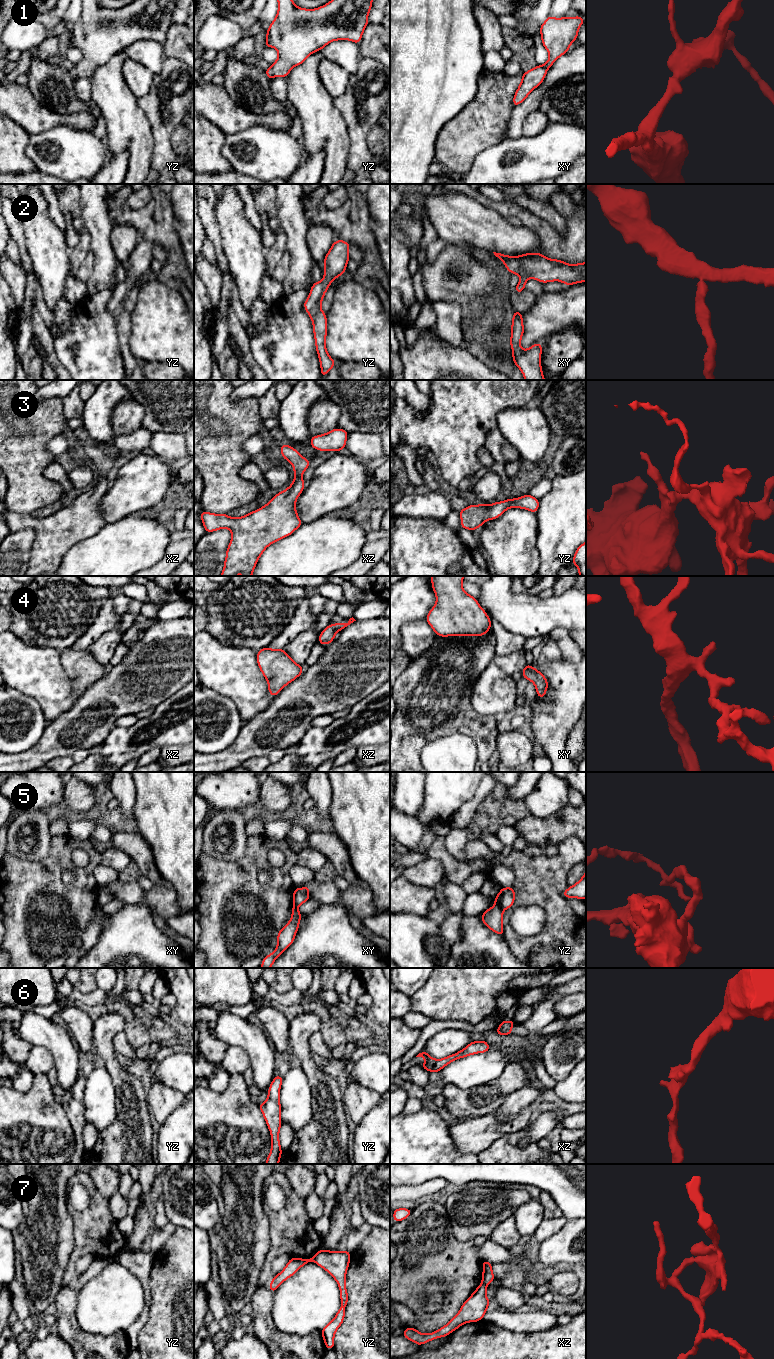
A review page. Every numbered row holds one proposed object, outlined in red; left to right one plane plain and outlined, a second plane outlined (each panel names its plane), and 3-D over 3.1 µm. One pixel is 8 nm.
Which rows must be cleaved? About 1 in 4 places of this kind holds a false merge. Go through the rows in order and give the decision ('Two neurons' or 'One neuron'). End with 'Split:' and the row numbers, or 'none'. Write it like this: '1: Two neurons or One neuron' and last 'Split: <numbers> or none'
1: One neuron
2: One neuron
3: One neuron
4: One neuron
5: Two neurons
6: One neuron
7: Two neurons
Split: 5, 7

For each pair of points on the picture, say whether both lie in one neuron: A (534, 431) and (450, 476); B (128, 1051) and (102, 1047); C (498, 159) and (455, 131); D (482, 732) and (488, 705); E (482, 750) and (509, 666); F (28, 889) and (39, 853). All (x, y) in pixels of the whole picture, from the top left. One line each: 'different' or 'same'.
A: different
B: different
C: different
D: different
E: different
F: different

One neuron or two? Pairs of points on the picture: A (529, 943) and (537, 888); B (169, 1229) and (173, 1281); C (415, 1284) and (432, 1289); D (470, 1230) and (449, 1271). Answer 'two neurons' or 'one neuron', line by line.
A: one neuron
B: two neurons
C: two neurons
D: two neurons

